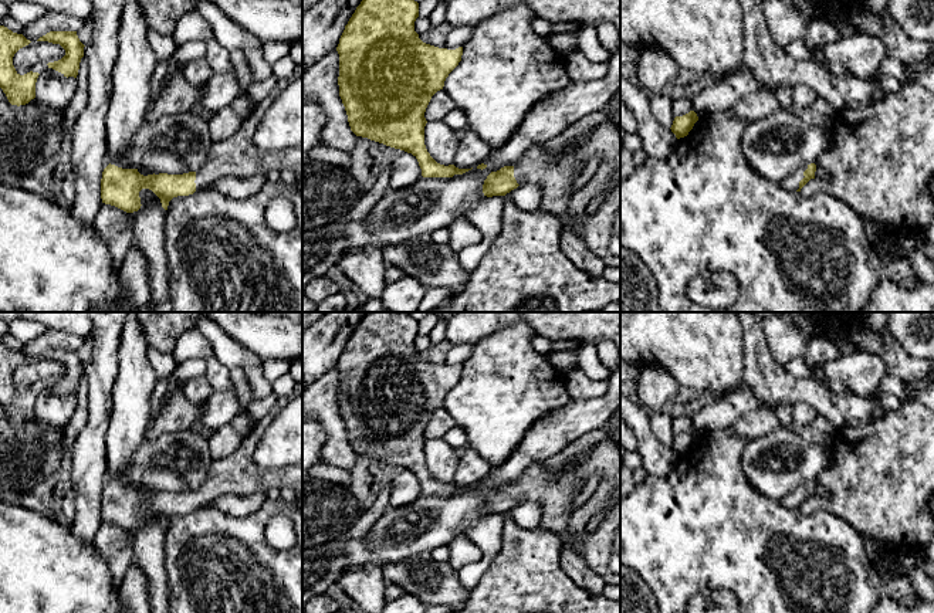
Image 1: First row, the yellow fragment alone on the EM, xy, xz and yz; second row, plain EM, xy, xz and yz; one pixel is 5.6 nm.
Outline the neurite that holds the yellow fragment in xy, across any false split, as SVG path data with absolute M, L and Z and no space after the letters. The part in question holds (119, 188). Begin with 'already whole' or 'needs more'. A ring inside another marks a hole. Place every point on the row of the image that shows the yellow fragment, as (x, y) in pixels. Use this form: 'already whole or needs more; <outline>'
needs more; M302 68L292 77L278 81L267 99L254 104L253 112L243 119L234 135L213 142L207 160L197 172L143 176L138 169L122 169L109 163L101 179L102 203L133 213L142 206L139 192L149 189L160 199L162 207L167 210L173 197L193 194L210 187L220 179L250 179L280 169L291 169L302 179L302 142L294 148L278 150L263 150L253 142L256 129L274 98L300 75L302 75Z

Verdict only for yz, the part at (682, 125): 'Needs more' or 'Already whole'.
Already whole

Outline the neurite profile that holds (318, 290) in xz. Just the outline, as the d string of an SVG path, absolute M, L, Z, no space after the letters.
M328 277L312 280L302 289L302 294L315 304L322 302L338 292L341 292L341 288Z

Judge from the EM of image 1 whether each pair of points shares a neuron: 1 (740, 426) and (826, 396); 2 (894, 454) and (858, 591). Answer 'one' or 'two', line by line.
1: two
2: two

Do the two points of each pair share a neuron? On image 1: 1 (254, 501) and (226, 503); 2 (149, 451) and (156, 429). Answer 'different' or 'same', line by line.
1: same
2: different

